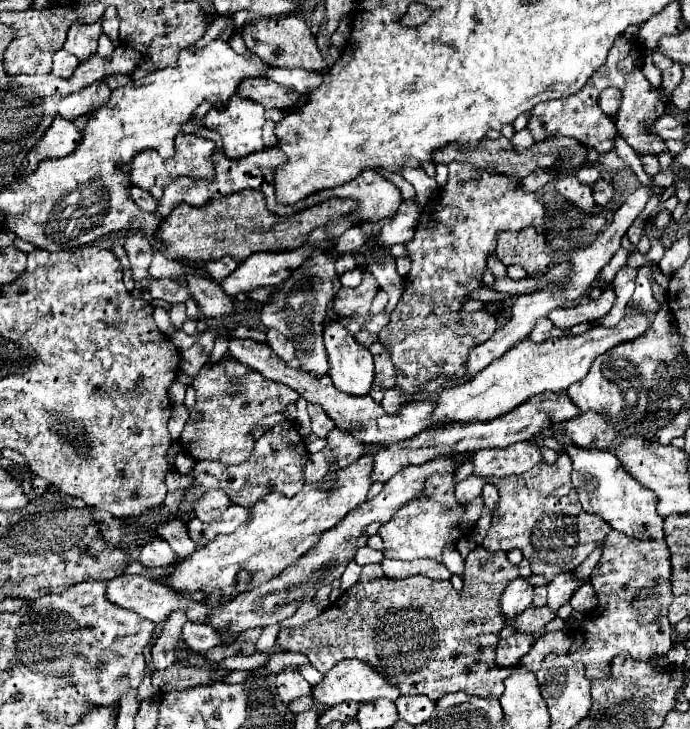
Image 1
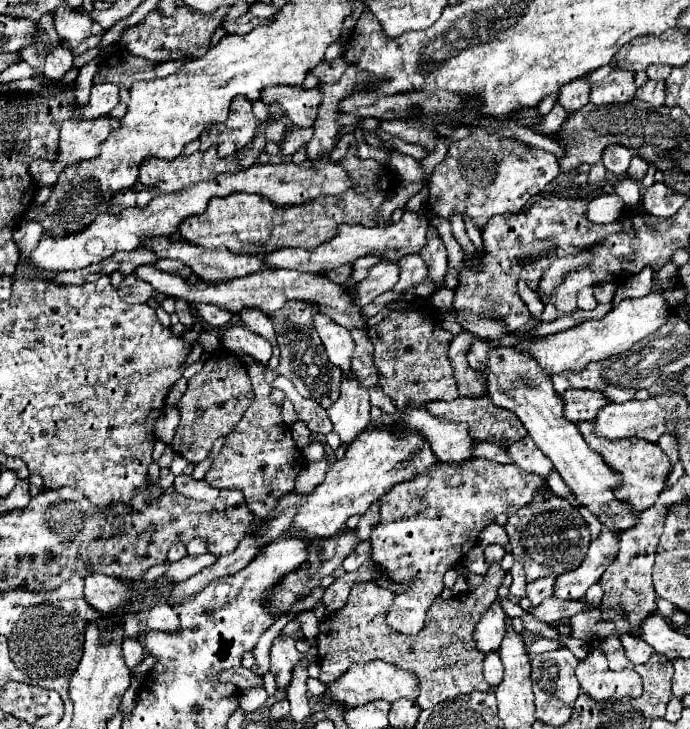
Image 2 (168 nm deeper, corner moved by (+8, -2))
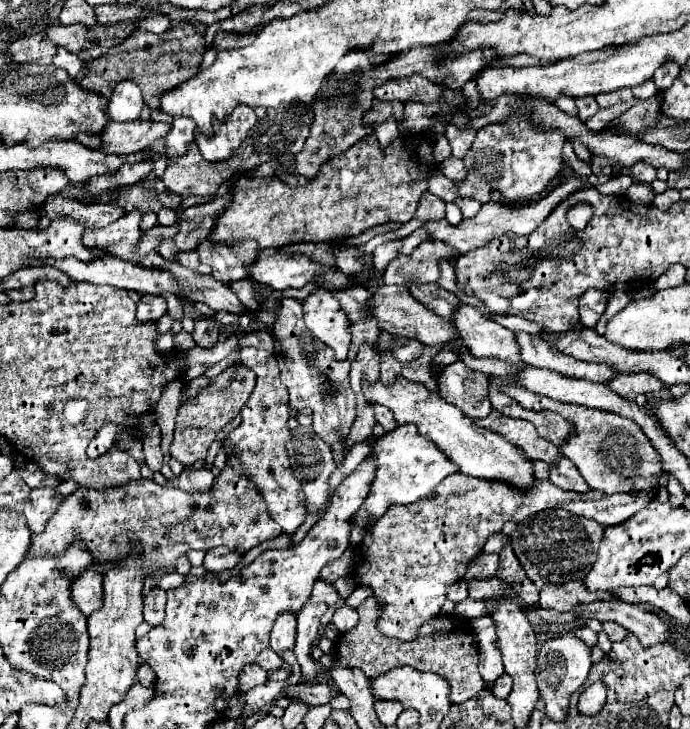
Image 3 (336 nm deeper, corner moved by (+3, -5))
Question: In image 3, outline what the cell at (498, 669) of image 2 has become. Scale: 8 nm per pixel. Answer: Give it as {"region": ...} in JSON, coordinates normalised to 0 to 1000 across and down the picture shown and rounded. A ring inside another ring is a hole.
{"region":[[[732,923],[726,926],[720,934],[717,934],[717,942],[714,942],[714,953],[723,956],[723,959],[735,959],[738,951],[741,951],[741,929]]]}

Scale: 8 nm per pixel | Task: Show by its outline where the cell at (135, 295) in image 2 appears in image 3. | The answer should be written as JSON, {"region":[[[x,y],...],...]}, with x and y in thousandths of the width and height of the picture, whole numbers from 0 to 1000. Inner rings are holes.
{"region":[[[207,405],[204,413],[199,416],[199,438],[204,443],[213,440],[230,440],[242,429],[242,416],[236,407],[225,405]]]}

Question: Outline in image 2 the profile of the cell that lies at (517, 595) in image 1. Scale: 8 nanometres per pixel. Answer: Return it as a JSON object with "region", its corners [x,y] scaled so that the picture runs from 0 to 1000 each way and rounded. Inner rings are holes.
{"region":[[[716,823],[707,834],[707,840],[699,845],[699,850],[693,853],[690,864],[687,864],[687,875],[690,875],[690,886],[696,894],[710,894],[719,892],[730,875],[733,867],[733,840],[728,837],[725,826]]]}

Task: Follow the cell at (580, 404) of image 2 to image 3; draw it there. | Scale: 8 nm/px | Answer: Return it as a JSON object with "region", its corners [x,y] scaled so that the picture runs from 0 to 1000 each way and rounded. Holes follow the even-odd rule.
{"region":[[[897,512],[888,523],[880,525],[886,534],[891,534],[897,542],[906,542],[906,547],[920,547],[926,539],[946,539],[961,531],[961,525],[941,514],[941,512]]]}

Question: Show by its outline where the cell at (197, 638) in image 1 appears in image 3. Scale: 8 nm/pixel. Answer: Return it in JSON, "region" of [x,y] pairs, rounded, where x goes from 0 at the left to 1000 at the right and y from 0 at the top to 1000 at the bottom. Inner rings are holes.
{"region":[[[222,805],[213,819],[210,819],[210,833],[207,833],[207,846],[213,855],[222,860],[239,849],[239,811],[230,805]]]}

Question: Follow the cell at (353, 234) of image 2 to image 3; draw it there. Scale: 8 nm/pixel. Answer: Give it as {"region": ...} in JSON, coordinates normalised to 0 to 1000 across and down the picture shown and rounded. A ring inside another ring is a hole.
{"region":[[[822,246],[807,259],[801,259],[793,270],[787,270],[787,273],[781,273],[775,278],[767,278],[761,284],[743,284],[741,278],[706,278],[706,281],[697,284],[697,289],[688,298],[671,300],[665,309],[651,309],[645,300],[639,300],[639,303],[616,306],[616,311],[625,317],[628,328],[651,333],[654,339],[659,339],[671,350],[671,347],[677,347],[683,342],[703,339],[703,333],[726,325],[729,320],[767,322],[767,317],[772,317],[778,311],[778,306],[784,306],[784,300],[790,300],[790,295],[796,295],[796,289],[801,289],[801,284],[807,284],[807,278],[816,278],[819,270],[839,262],[842,257],[848,257],[848,251],[842,246]]]}

